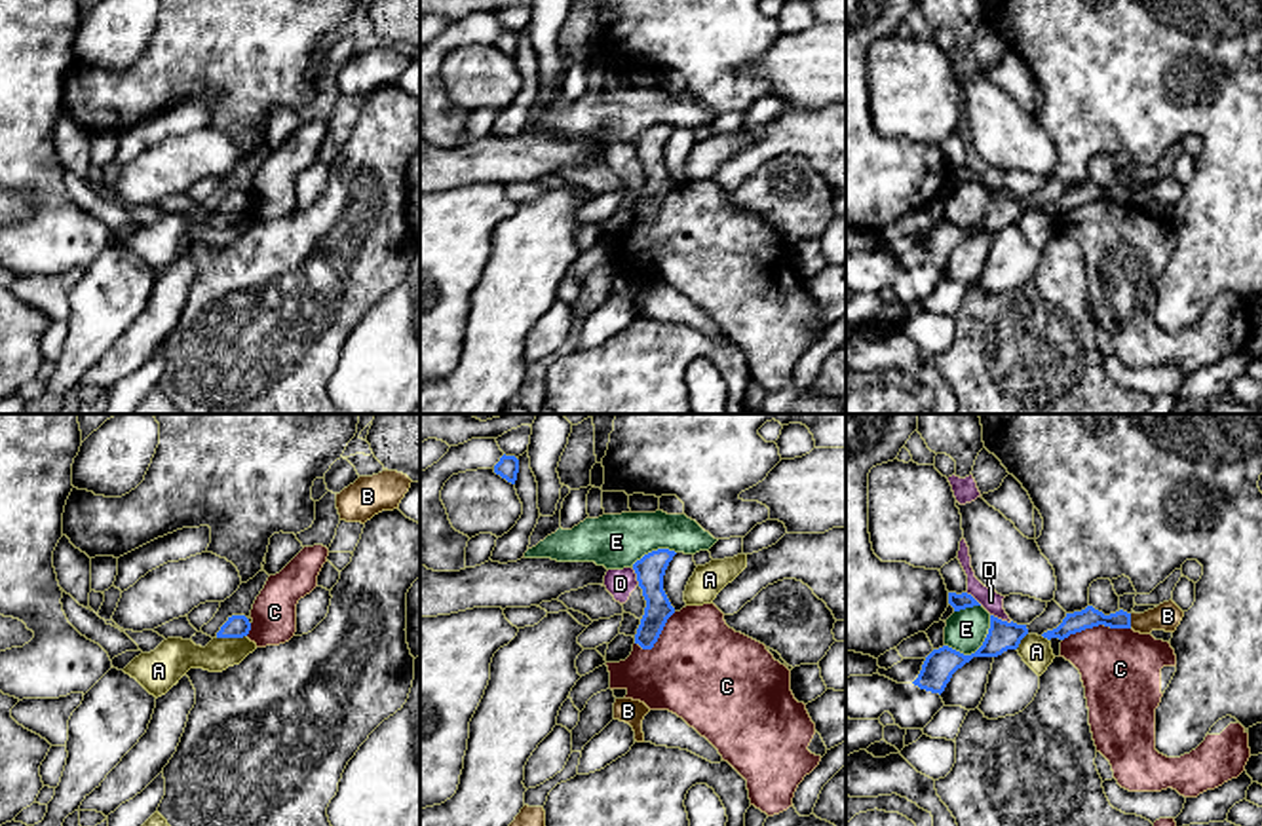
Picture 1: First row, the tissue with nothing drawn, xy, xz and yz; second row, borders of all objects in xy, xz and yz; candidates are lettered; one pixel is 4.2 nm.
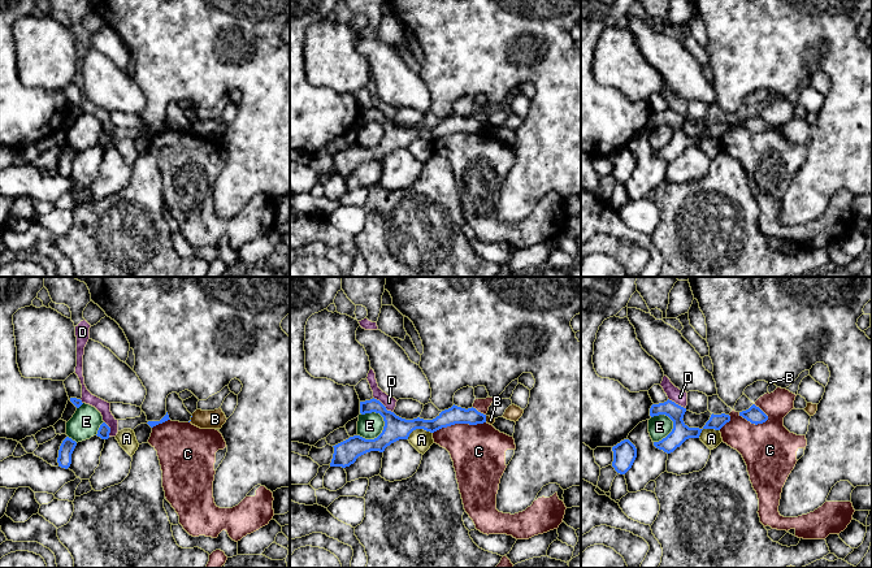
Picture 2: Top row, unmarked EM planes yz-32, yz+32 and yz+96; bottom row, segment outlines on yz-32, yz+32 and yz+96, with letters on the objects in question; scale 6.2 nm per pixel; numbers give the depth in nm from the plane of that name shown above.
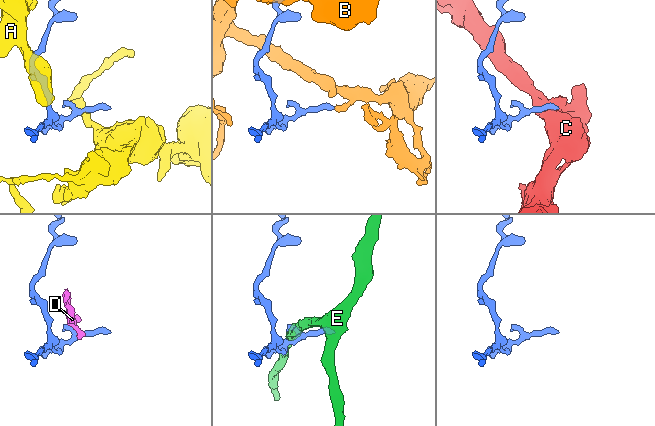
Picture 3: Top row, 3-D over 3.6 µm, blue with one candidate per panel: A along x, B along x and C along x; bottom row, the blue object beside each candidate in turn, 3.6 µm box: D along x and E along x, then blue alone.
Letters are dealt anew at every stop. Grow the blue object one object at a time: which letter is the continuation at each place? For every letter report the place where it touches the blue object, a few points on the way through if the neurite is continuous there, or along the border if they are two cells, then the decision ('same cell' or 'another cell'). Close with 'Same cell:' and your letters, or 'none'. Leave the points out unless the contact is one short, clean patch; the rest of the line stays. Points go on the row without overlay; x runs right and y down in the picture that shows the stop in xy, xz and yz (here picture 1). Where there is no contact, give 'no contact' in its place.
A: contact xy (230, 211); border xy (246, 209), (215, 211); another cell
B: contact yz (1129, 196); border yz (1129, 188), (1131, 202); another cell
C: contact yz (1095, 200); border yz (1129, 202), (1093, 200), (1070, 207), (1063, 215); another cell
D: contact yz (1000, 194); border yz (991, 188), (1012, 196); another cell
E: contact yz (979, 223); border yz (991, 190), (987, 211), (974, 226), (960, 228), (945, 221); another cell
Same cell: none

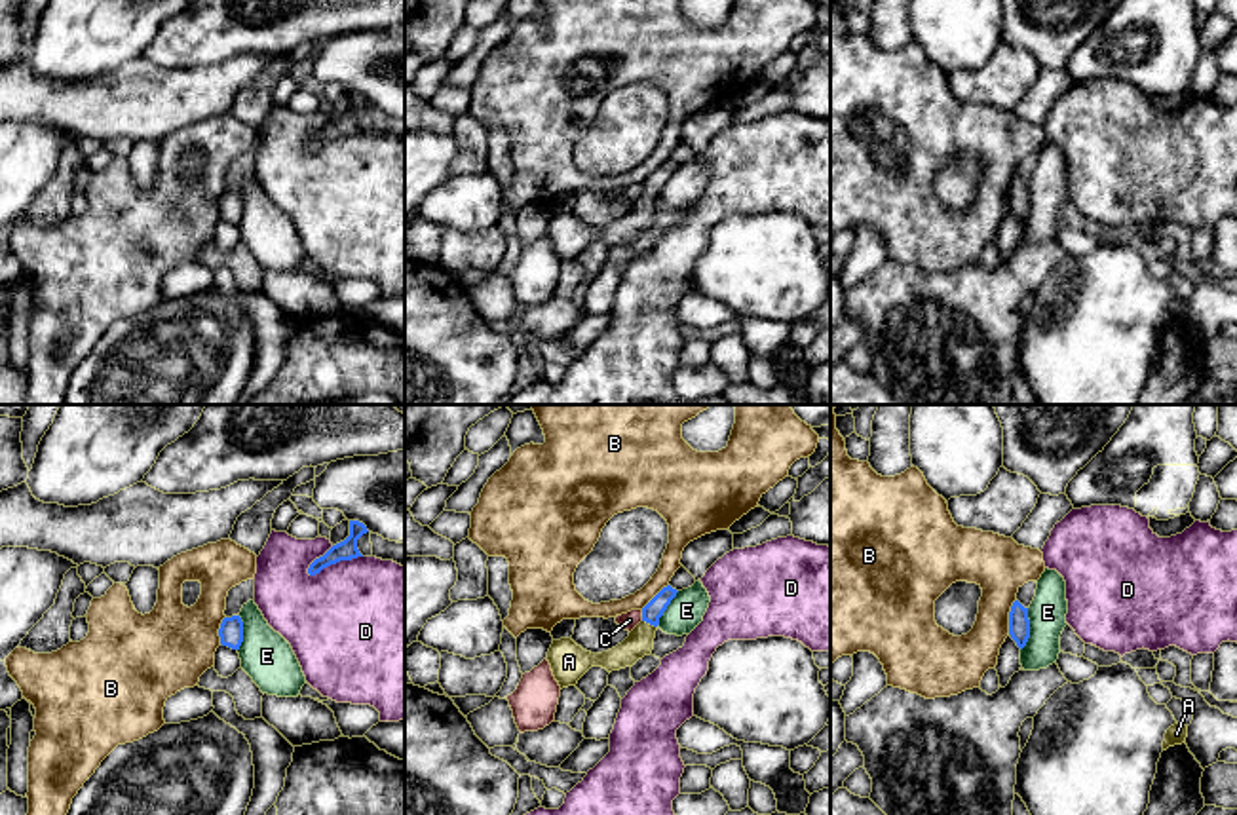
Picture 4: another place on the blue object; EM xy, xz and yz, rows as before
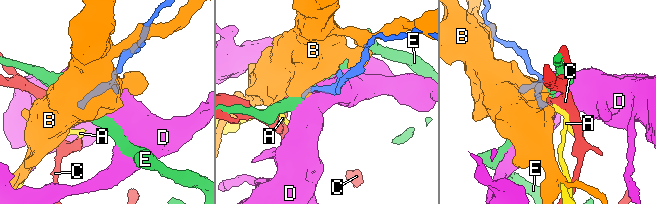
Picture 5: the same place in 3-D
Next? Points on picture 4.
A: contact xz (650, 198); way xz (658, 179), (650, 189), (650, 198), (639, 217); same cell
B: contact yz (1009, 190); another cell
C: contact xz (643, 190); border xz (641, 185), (643, 194); another cell
D: contact xy (333, 137); another cell
E: contact yz (1028, 204); border yz (1028, 183), (1028, 215), (1021, 225); another cell
Same cell: A

